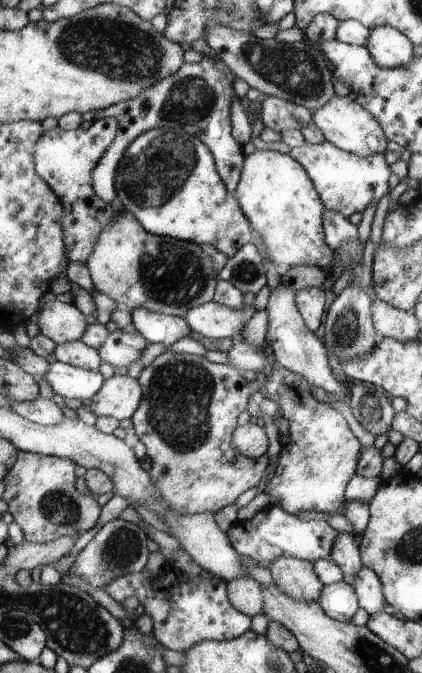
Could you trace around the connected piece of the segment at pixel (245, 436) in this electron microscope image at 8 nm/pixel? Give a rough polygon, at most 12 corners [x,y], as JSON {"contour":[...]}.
{"contour":[[249,421],[236,426],[232,444],[246,458],[268,450],[262,426]]}

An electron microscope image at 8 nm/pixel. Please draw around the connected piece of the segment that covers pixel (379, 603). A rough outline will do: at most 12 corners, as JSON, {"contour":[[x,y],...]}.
{"contour":[[362,566],[352,586],[359,607],[381,613],[387,599],[375,570]]}

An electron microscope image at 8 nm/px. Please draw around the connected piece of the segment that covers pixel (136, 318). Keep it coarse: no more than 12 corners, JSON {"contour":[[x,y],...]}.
{"contour":[[132,308],[135,330],[152,344],[190,337],[184,317]]}

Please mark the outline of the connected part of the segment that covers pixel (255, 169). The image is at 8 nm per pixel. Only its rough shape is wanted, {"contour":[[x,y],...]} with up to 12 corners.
{"contour":[[288,154],[246,155],[233,193],[268,260],[330,268],[326,206]]}

